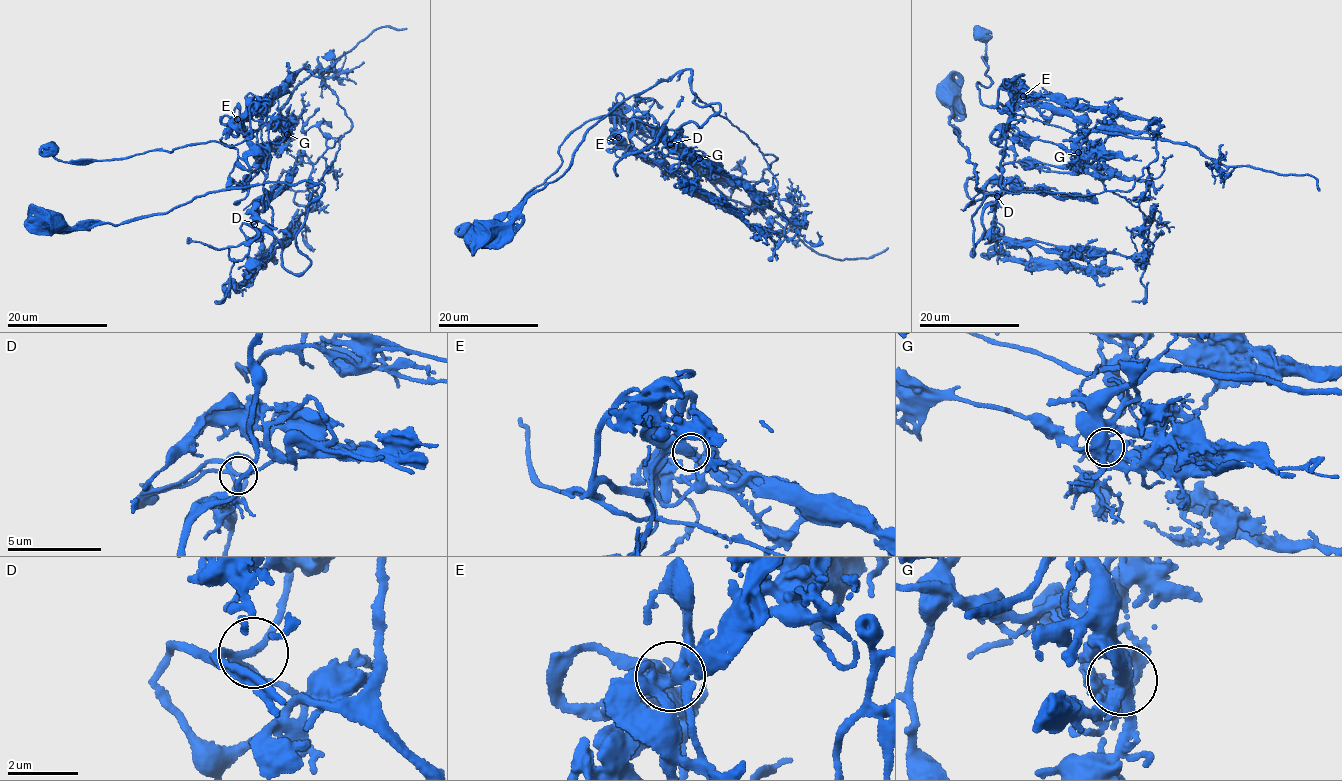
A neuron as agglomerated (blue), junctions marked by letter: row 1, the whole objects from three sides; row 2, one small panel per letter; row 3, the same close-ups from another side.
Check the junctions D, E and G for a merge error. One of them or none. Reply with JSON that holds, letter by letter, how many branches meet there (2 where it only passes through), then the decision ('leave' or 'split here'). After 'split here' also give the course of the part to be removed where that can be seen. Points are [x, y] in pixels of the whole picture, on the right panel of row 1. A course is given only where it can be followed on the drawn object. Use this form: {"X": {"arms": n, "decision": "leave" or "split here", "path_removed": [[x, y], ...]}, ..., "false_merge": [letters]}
{"D": {"arms": 5, "decision": "leave"}, "E": {"arms": 4, "decision": "leave"}, "G": {"arms": 5, "decision": "split here", "path_removed": [[1078, 153], [1080, 131], [980, 103], [977, 82], [988, 87], [991, 82], [984, 73], [985, 44], [976, 25]]}, "false_merge": ["G"]}

